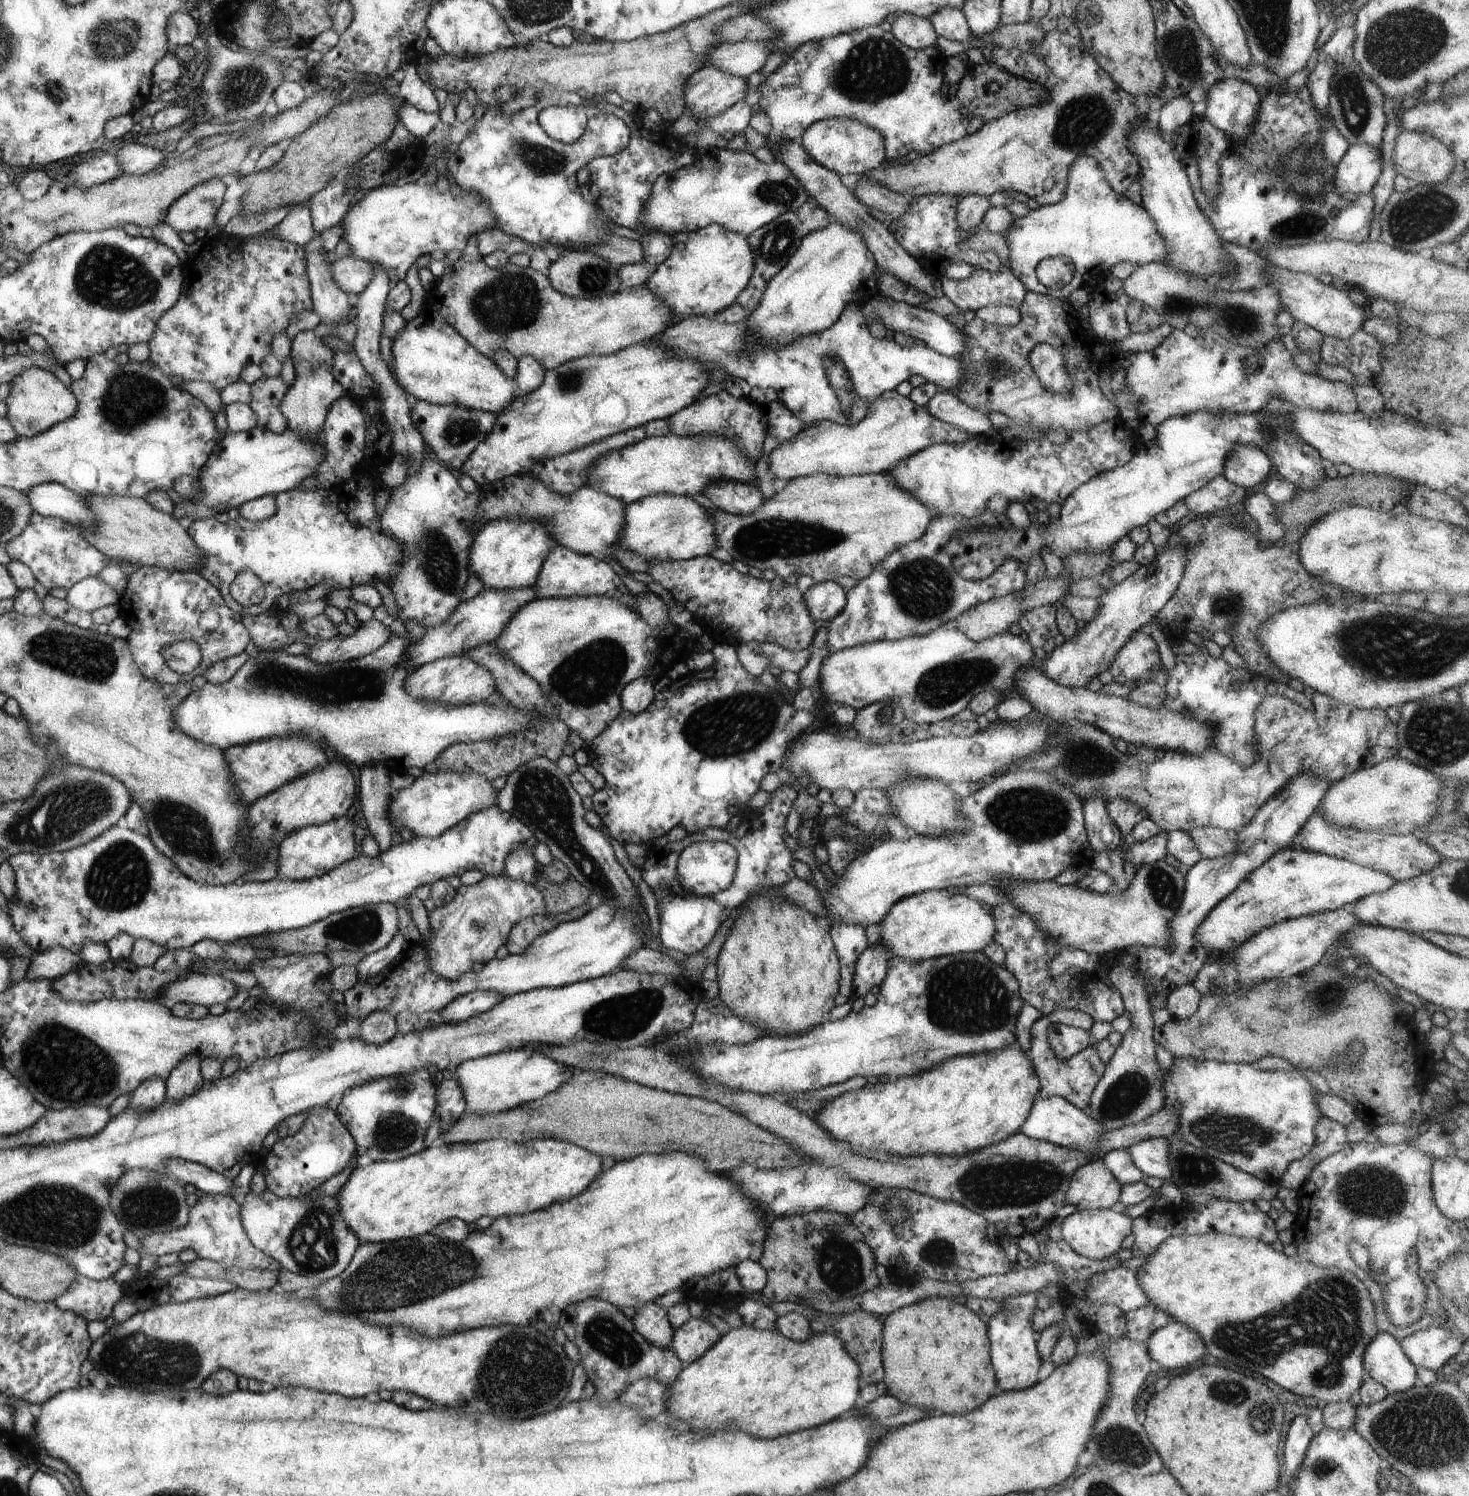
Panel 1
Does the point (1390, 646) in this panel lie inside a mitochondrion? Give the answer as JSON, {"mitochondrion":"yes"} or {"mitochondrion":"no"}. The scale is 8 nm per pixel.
{"mitochondrion":"yes"}

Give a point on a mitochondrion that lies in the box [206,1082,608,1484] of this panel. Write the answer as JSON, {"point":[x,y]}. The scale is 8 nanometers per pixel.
{"point":[394,1277]}

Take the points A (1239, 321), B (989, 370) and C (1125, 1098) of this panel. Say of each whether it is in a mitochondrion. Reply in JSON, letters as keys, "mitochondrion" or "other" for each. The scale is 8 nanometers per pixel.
{"A":"mitochondrion","B":"mitochondrion","C":"mitochondrion"}

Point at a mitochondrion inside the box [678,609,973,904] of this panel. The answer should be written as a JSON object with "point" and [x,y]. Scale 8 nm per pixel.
{"point":[735,725]}

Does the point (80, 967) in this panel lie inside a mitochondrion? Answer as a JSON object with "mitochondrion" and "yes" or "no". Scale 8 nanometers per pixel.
{"mitochondrion":"no"}

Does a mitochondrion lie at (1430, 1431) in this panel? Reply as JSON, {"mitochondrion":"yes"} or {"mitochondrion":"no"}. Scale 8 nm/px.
{"mitochondrion":"yes"}

